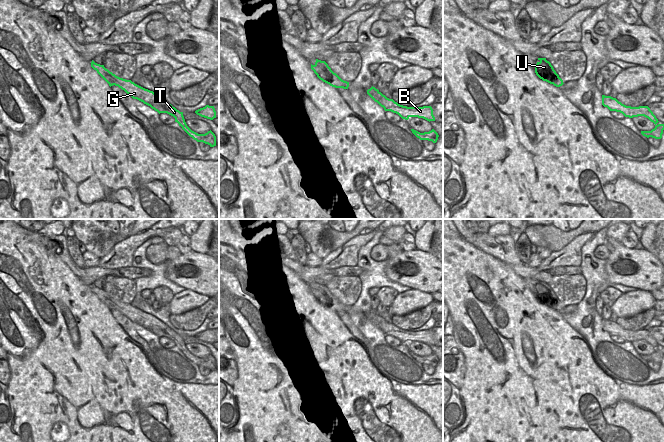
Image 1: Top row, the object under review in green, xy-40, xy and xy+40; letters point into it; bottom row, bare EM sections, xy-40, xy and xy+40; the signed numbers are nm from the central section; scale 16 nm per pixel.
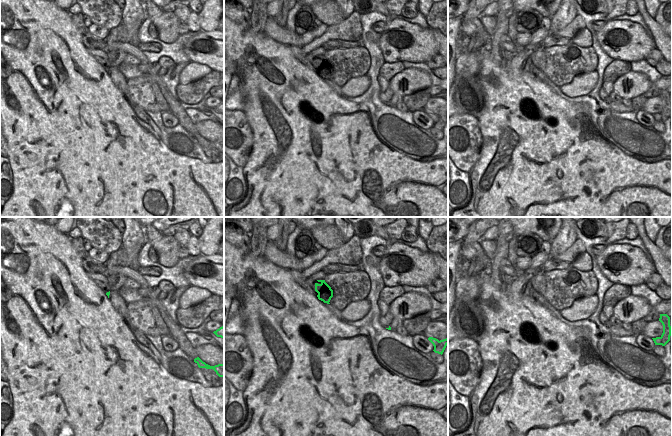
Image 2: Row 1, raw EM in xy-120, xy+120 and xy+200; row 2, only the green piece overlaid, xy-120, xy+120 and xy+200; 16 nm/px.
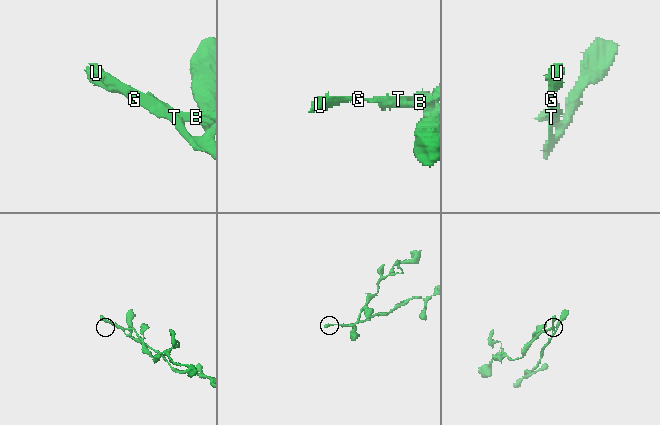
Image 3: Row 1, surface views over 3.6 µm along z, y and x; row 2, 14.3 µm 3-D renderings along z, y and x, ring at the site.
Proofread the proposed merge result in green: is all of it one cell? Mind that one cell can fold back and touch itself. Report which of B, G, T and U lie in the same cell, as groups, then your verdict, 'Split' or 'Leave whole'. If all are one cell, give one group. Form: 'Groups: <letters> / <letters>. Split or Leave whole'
Groups: B / G T U. Split.

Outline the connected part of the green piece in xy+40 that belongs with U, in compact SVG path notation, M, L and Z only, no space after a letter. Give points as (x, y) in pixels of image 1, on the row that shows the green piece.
M538 58L538 62L535 64L535 73L536 75L550 84L553 84L556 87L562 86L563 80L554 70L553 66L546 58Z

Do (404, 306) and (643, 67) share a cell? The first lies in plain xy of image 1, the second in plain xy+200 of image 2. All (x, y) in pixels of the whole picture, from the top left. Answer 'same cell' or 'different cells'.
different cells

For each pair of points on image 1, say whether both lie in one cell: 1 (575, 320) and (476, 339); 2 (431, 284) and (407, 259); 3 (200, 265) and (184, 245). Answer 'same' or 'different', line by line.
1: different
2: same
3: different

